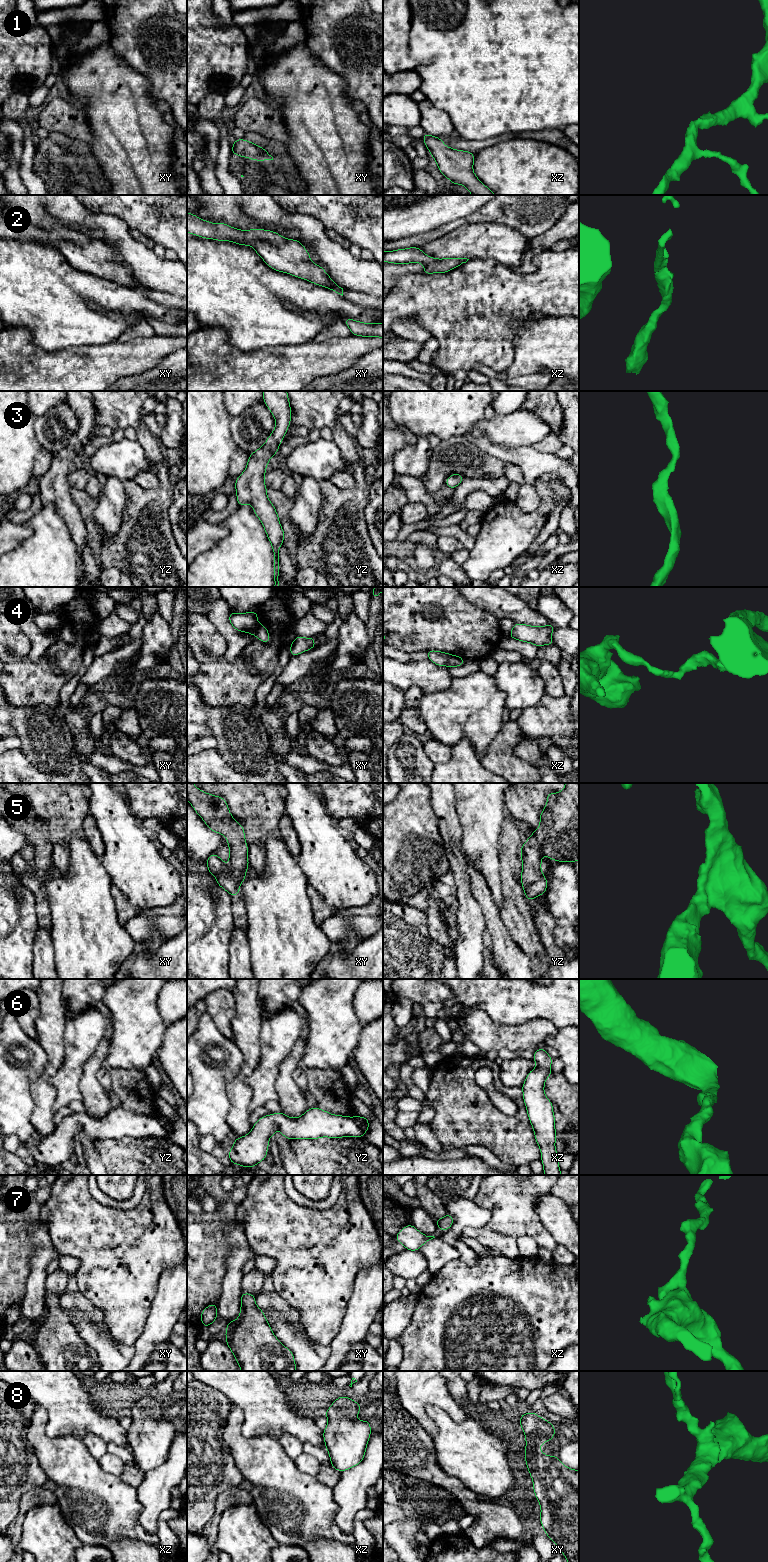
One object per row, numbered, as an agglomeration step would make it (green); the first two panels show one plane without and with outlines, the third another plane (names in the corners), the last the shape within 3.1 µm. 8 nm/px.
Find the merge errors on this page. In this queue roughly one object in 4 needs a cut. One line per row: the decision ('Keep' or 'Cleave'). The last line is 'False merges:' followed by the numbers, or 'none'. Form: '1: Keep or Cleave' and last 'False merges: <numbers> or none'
1: Keep
2: Keep
3: Keep
4: Cleave
5: Cleave
6: Keep
7: Keep
8: Keep
False merges: 4, 5

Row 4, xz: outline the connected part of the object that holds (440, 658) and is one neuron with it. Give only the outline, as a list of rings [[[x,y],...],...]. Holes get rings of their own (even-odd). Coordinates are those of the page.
[[[427,650],[428,659],[438,666],[447,666],[447,662],[451,656],[449,653],[435,650]]]

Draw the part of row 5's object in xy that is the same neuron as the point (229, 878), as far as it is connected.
[[[197,799],[190,801],[196,813],[203,819],[208,828],[227,838],[229,845],[229,866],[216,853],[211,854],[206,860],[206,865],[210,874],[216,876],[217,884],[225,889],[232,897],[239,894],[239,888],[244,881],[242,875],[249,866],[248,846],[230,837],[231,831],[229,824],[214,815],[211,801]]]

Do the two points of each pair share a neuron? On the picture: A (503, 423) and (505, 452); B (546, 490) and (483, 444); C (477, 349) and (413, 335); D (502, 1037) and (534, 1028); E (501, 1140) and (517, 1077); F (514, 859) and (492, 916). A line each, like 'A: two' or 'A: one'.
A: two
B: two
C: two
D: one
E: two
F: two

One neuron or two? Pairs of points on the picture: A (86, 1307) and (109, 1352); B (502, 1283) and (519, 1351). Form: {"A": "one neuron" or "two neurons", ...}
{"A": "one neuron", "B": "one neuron"}

